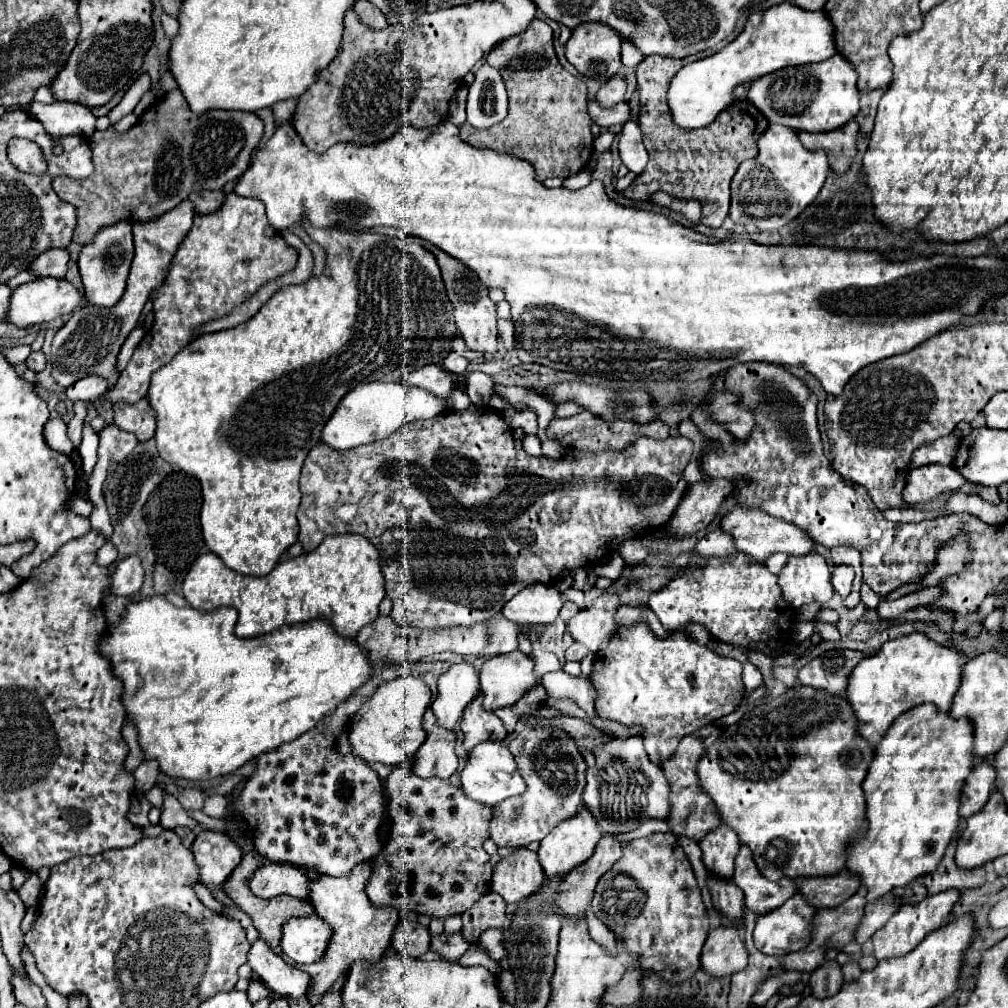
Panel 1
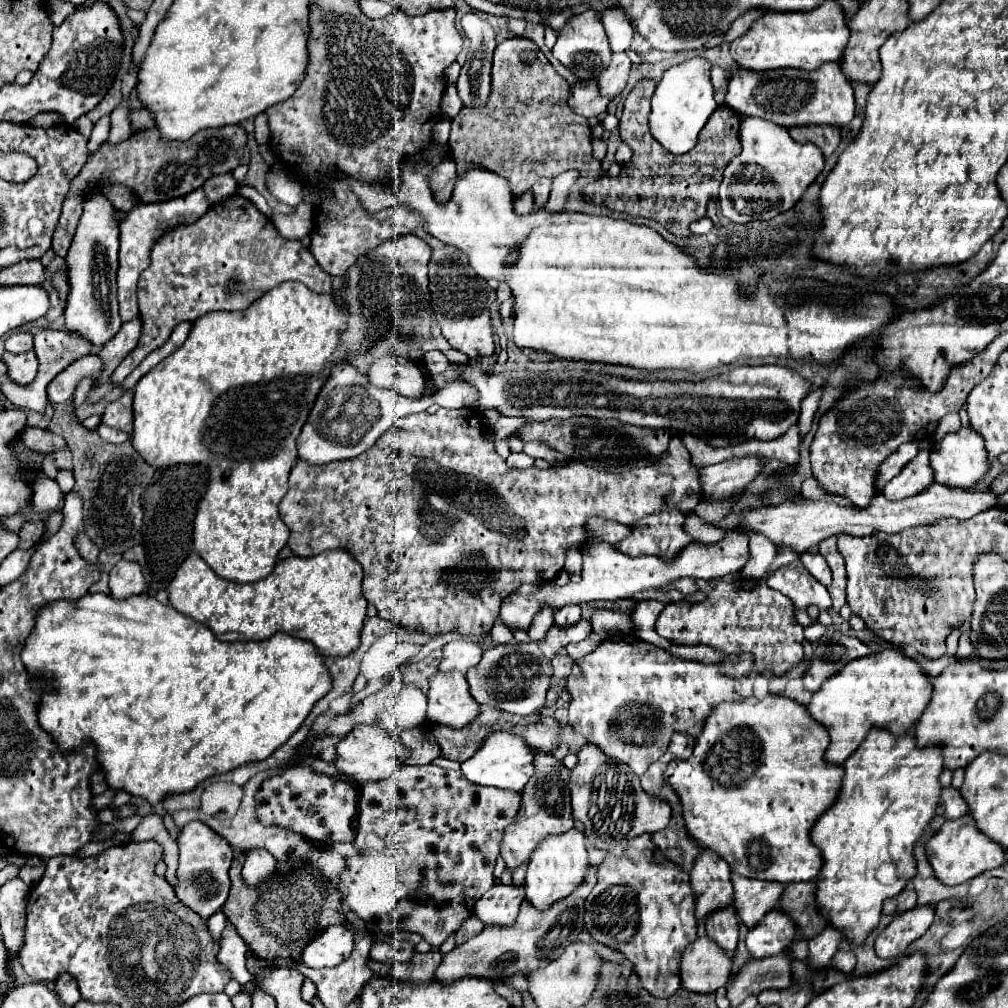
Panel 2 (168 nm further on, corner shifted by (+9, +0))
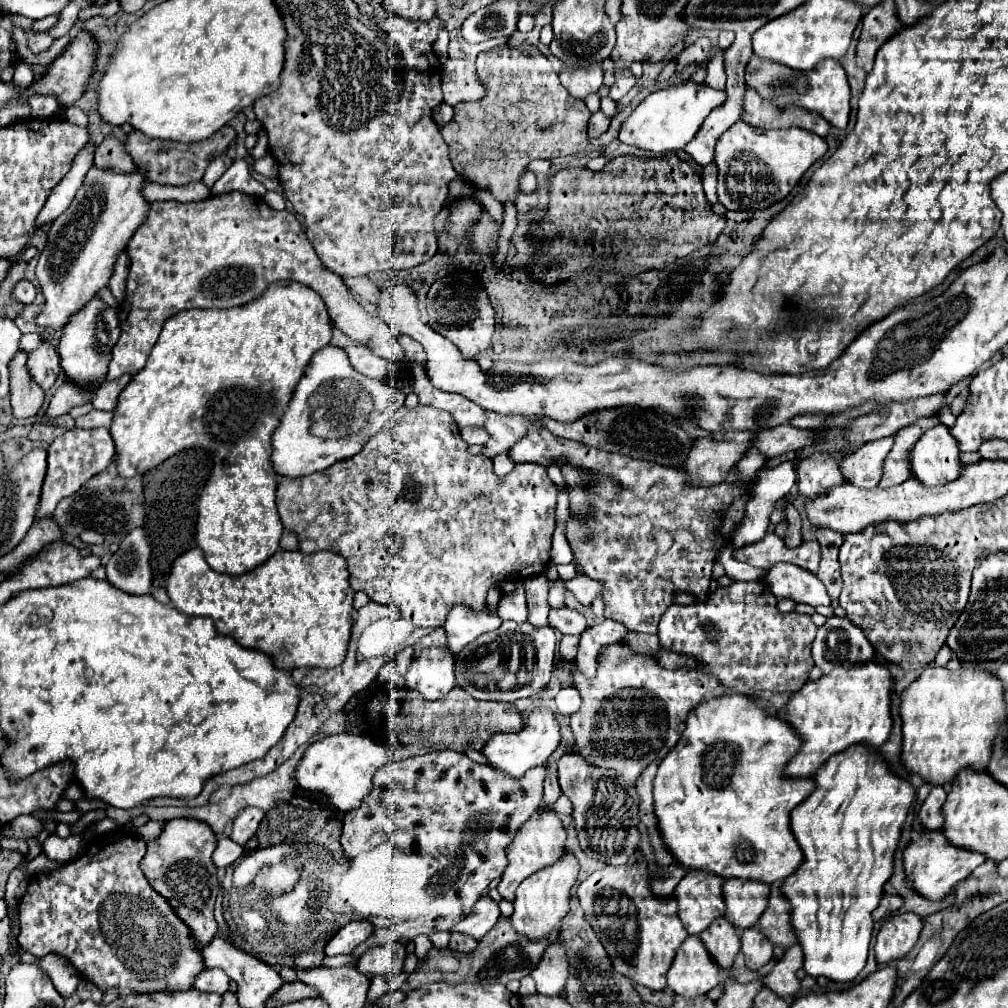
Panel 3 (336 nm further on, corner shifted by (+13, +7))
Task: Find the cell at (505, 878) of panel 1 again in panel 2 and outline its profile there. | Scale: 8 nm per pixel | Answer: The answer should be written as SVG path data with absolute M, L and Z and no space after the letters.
M496 883L476 903L474 915L484 923L484 927L494 927L494 925L510 927L518 917L518 909L522 901L524 901L524 889Z

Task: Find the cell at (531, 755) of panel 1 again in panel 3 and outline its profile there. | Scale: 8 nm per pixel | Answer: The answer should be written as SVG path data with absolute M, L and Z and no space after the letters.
M550 808L536 810L536 814L532 814L532 818L528 822L524 822L524 826L516 832L512 846L508 846L508 866L502 874L502 882L498 884L502 898L514 900L514 892L524 878L542 870L544 866L552 864L554 860L558 860L564 854L564 842L566 842L566 830L564 830L560 818L556 816L556 812Z

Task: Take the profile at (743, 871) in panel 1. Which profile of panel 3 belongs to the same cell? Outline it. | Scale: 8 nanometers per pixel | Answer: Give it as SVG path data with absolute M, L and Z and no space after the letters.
M732 878L732 882L724 882L722 886L724 902L726 902L726 918L740 930L756 926L760 914L764 914L768 906L770 886L764 882L740 882Z

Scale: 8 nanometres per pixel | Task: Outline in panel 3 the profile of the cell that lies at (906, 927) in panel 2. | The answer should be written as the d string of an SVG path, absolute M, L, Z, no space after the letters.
M914 912L886 918L876 936L876 960L880 964L886 964L890 960L904 958L916 944L922 924L924 922L920 922L920 916Z

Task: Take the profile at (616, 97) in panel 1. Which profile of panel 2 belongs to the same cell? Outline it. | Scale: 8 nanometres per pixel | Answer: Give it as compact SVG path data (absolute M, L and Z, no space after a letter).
M614 53L610 65L598 77L600 91L606 93L606 97L614 97L614 95L622 93L622 89L626 87L626 81L628 81L630 67L632 67L632 61L626 53Z

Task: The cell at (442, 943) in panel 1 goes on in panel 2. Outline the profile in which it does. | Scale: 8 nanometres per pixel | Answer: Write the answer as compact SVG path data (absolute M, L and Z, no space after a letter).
M438 951L428 953L414 953L412 961L408 965L396 965L390 969L388 979L396 983L426 983L432 981L434 971L438 969L442 961L442 955Z

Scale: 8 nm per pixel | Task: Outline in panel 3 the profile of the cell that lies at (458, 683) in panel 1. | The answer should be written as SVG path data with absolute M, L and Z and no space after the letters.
M456 604L448 612L448 620L444 624L444 630L448 636L446 646L452 654L460 654L460 650L472 644L478 636L498 630L498 626L500 626L498 614L488 614L486 610L474 612L474 610L468 610L468 606Z

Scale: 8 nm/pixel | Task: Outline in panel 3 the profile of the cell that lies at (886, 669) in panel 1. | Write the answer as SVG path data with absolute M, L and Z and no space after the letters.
M874 660L850 668L834 668L816 682L806 682L788 702L786 720L802 738L802 748L784 770L786 776L812 776L832 754L846 750L852 744L870 744L880 748L892 732L890 696L894 678L884 664Z

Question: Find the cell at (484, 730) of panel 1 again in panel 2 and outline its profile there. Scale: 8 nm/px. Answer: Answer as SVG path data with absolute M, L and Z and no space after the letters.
M436 671L428 687L428 719L460 729L478 713L478 703L468 691L464 673Z

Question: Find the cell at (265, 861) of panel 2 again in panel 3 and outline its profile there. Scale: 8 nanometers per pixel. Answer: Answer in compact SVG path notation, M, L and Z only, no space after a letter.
M246 808L242 810L236 820L232 822L232 832L230 832L230 838L240 844L240 846L246 846L254 836L256 836L256 830L258 830L258 824L260 820L264 818L264 812L258 810L258 808Z

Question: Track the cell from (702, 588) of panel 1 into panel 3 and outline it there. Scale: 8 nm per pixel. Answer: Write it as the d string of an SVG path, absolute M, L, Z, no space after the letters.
M734 582L730 588L722 588L718 586L716 592L710 596L708 602L698 602L698 604L690 604L690 606L680 606L680 604L672 604L660 618L660 626L658 626L658 638L660 638L660 644L666 648L666 650L672 650L672 652L678 652L678 654L686 654L686 656L694 656L696 660L704 662L708 668L704 668L704 672L710 672L714 676L718 676L720 684L724 684L726 688L736 688L738 694L754 694L756 690L770 690L770 692L796 692L800 690L806 680L808 680L808 672L810 668L814 666L812 662L812 656L810 656L810 644L816 636L816 626L812 622L812 618L808 614L798 614L798 612L790 612L790 614L784 614L778 610L778 598L768 590L766 582Z

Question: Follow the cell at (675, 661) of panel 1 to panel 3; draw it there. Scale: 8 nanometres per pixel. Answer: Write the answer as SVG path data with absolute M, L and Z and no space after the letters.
M622 642L602 646L602 650L596 658L596 676L594 678L582 676L582 672L578 670L576 664L572 666L570 672L574 676L574 688L582 696L580 710L570 716L570 726L572 726L574 738L576 738L576 742L574 742L576 750L590 764L616 770L620 776L624 776L624 780L630 786L634 786L640 772L652 760L656 760L656 756L664 758L672 750L672 746L676 746L680 734L684 732L684 722L686 722L690 710L694 710L708 694L714 694L716 688L720 686L720 682L716 682L716 678L712 678L710 674L704 674L704 672L696 674L696 672L684 670L684 668L668 670L668 668L660 666L654 656L636 654L630 650L630 646L626 646Z

